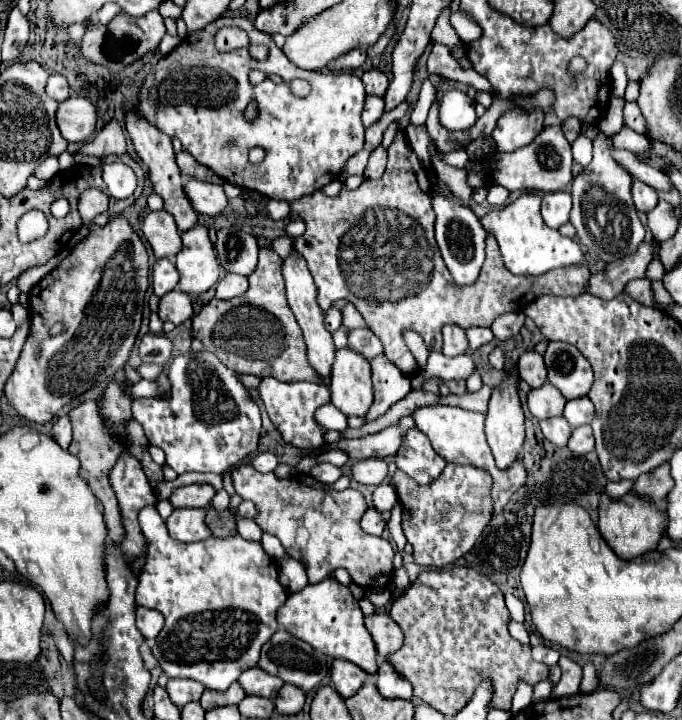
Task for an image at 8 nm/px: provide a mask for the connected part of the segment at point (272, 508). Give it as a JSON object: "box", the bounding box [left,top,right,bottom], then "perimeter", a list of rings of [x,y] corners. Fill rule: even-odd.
{"box":[232,466,394,590],"perimeter":[[[240,466],[238,470],[234,470],[232,480],[234,480],[236,492],[244,500],[252,500],[256,504],[256,508],[260,512],[256,516],[256,524],[264,532],[274,534],[282,542],[282,546],[286,548],[288,556],[292,556],[304,564],[306,574],[308,574],[308,582],[320,582],[320,580],[328,578],[336,568],[346,568],[352,582],[364,590],[388,588],[390,578],[392,578],[392,570],[394,570],[394,566],[392,566],[394,550],[392,550],[388,540],[384,540],[380,536],[370,536],[360,528],[362,514],[368,510],[366,498],[360,490],[346,488],[342,492],[336,492],[330,484],[316,482],[308,474],[298,474],[294,478],[280,480],[274,474],[262,474],[258,470],[254,470],[252,466]]]}

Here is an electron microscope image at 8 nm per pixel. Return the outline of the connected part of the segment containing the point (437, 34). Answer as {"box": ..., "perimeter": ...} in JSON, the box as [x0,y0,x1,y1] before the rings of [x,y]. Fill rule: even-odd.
{"box":[432,6,460,48],"perimeter":[[[448,6],[448,8],[440,14],[440,18],[436,20],[436,26],[434,26],[434,30],[432,30],[432,42],[434,42],[434,44],[444,44],[444,46],[448,46],[448,48],[456,48],[456,46],[460,46],[460,38],[458,38],[456,30],[454,30],[452,24],[450,24],[450,14],[452,14],[452,8]]]}

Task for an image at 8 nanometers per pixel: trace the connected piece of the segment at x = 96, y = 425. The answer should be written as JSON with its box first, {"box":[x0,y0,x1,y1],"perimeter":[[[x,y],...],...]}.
{"box":[68,400,124,542],"perimeter":[[[88,400],[88,402],[80,404],[78,408],[72,408],[68,412],[68,416],[72,422],[72,432],[74,432],[68,452],[80,460],[80,478],[86,480],[86,484],[90,486],[94,496],[102,502],[102,514],[104,514],[104,522],[108,528],[108,538],[112,542],[118,542],[118,540],[122,540],[124,532],[122,532],[122,524],[120,524],[120,516],[118,516],[118,502],[114,500],[114,492],[108,484],[106,474],[112,468],[112,464],[116,462],[118,454],[124,450],[124,446],[106,432],[104,424],[102,424],[102,416],[98,416],[98,406],[94,400]]]}

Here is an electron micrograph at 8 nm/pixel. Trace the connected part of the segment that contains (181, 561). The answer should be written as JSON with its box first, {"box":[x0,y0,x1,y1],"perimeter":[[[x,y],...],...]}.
{"box":[136,506,288,690],"perimeter":[[[156,506],[142,508],[138,520],[148,540],[148,554],[144,564],[146,568],[142,568],[138,578],[136,604],[154,608],[166,618],[166,624],[152,648],[160,668],[168,678],[192,678],[210,690],[228,690],[244,670],[258,666],[260,648],[278,628],[276,612],[288,598],[286,588],[278,582],[278,564],[272,562],[260,542],[244,540],[240,534],[190,544],[172,540],[156,512]]]}

